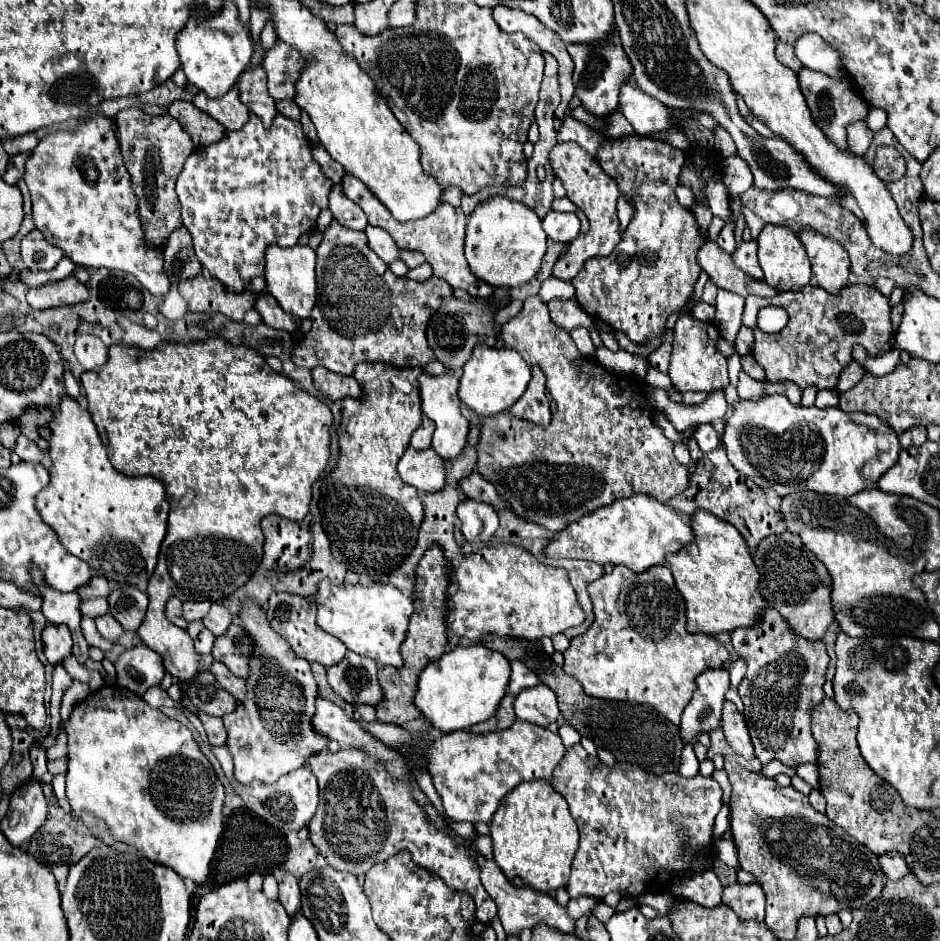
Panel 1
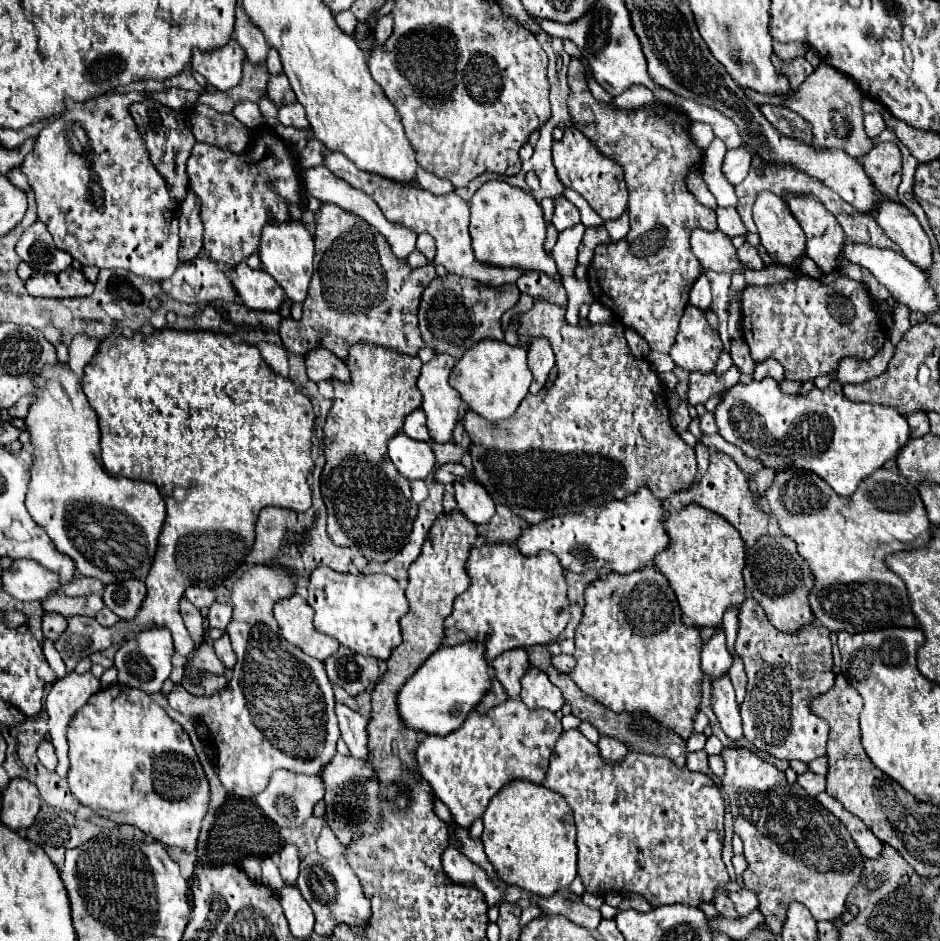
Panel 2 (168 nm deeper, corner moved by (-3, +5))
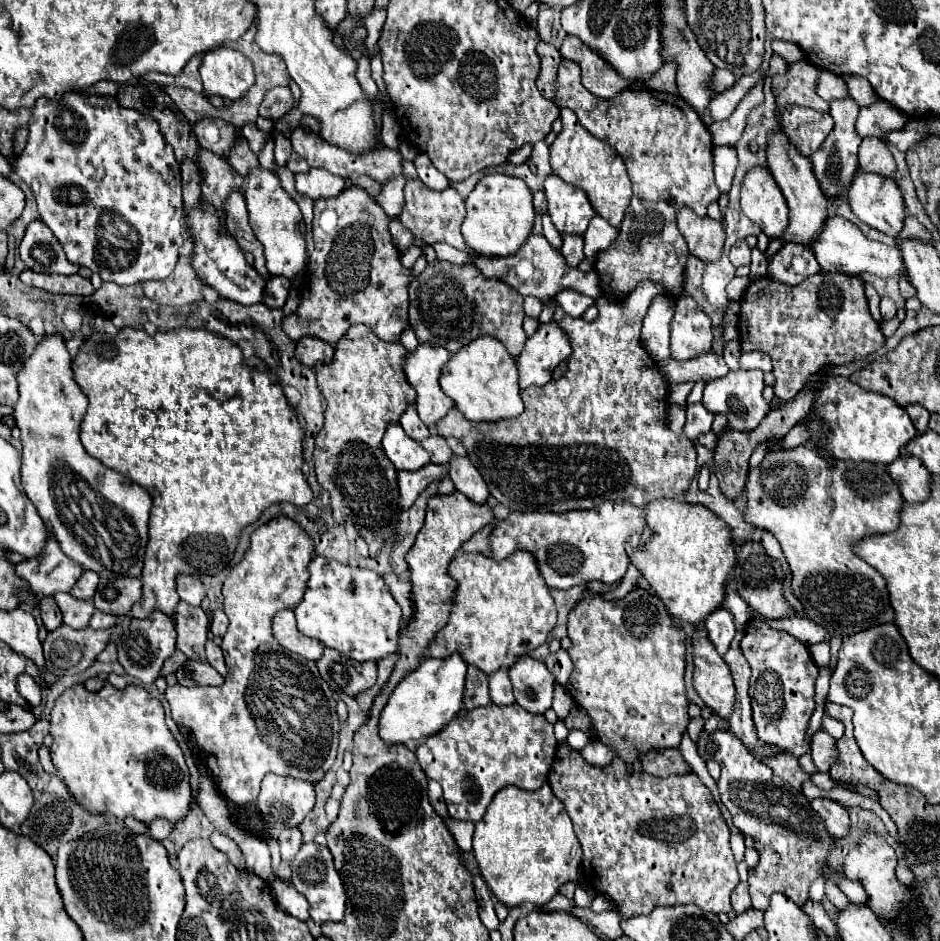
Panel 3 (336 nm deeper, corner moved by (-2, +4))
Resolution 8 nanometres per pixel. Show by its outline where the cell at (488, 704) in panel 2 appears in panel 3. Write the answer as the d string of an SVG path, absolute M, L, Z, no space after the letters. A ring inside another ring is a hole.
M467 666L463 708L473 710L473 708L479 708L479 706L487 706L487 704L491 704L489 688L487 688L487 674L477 670L475 666Z

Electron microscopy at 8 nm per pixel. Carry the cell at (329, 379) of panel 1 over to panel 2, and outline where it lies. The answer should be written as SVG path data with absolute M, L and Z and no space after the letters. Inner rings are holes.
M314 349L312 353L308 353L306 369L308 369L308 377L314 383L332 381L332 379L340 379L344 383L350 381L350 369L346 367L346 363L334 357L328 349Z

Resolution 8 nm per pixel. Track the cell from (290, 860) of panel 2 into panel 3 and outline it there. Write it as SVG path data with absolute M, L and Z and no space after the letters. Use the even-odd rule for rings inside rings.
M285 828L279 834L279 846L281 846L281 856L283 860L293 860L297 850L301 848L301 832L299 828Z

